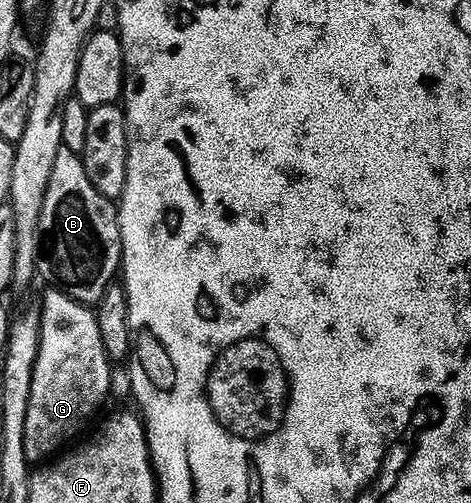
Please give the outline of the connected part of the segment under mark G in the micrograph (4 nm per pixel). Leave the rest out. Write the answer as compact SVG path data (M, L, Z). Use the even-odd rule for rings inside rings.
M47 290L47 293L41 296L41 305L41 344L33 370L29 412L25 418L25 454L28 461L35 466L42 465L56 454L62 453L70 440L80 439L78 436L82 434L83 427L94 418L95 411L106 402L107 395L111 392L113 368L112 361L108 360L105 346L101 342L101 326L97 326L97 318L88 305L78 304L73 298L58 290Z

